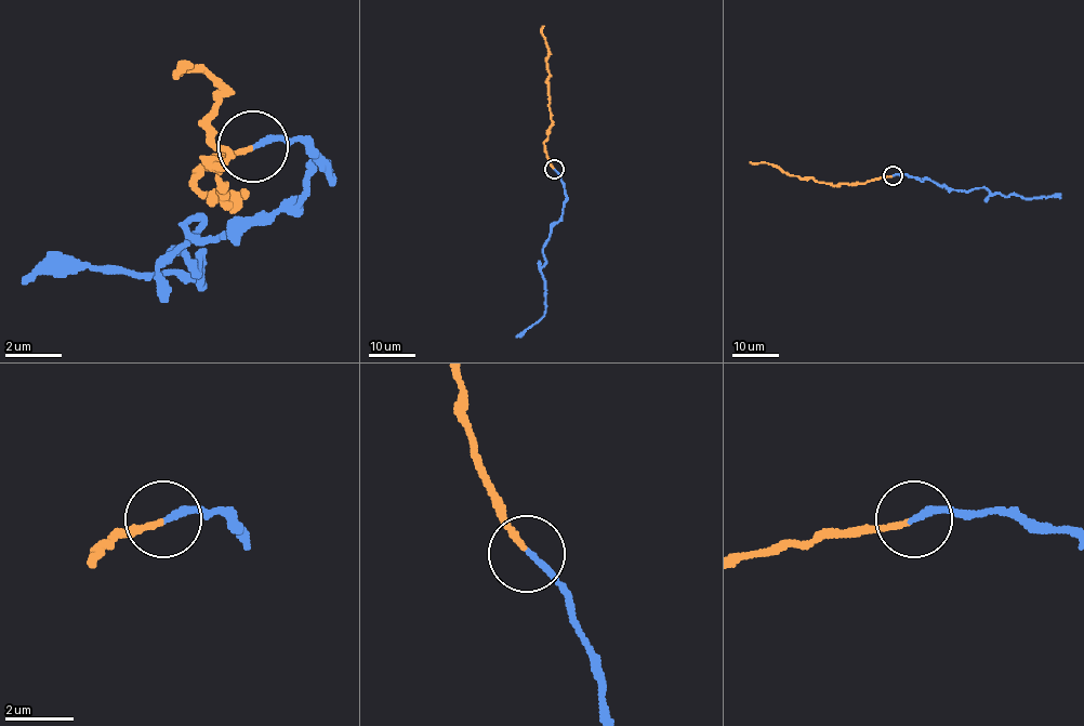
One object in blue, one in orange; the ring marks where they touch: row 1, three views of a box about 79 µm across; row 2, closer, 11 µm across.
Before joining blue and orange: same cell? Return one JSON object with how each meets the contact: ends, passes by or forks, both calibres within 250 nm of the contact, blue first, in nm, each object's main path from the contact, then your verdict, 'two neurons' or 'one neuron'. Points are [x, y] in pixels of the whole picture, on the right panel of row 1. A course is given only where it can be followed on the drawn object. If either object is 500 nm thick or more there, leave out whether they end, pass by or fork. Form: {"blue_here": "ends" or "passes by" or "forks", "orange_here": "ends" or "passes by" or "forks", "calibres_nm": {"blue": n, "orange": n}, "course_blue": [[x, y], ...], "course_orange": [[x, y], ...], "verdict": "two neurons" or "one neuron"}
{"blue_here": "ends", "orange_here": "ends", "calibres_nm": {"blue": 180, "orange": 150}, "course_blue": [[893, 175], [906, 174], [921, 181], [929, 179], [951, 189], [986, 187], [991, 194], [1006, 197], [1060, 198]], "course_orange": [[893, 175], [861, 184], [832, 185], [785, 173], [767, 162], [750, 161]], "verdict": "one neuron"}

